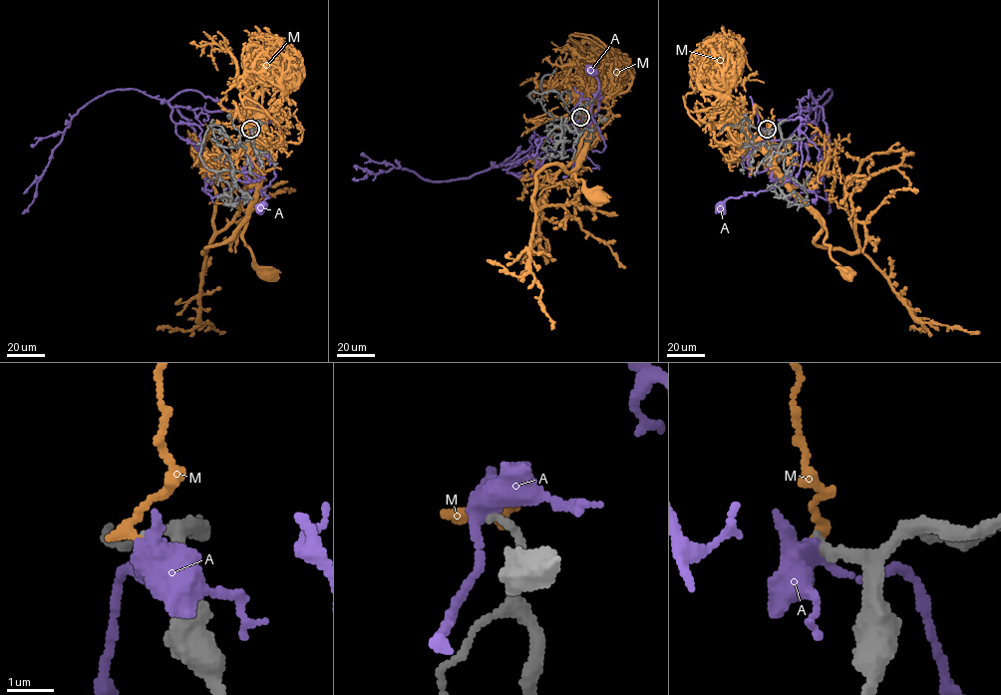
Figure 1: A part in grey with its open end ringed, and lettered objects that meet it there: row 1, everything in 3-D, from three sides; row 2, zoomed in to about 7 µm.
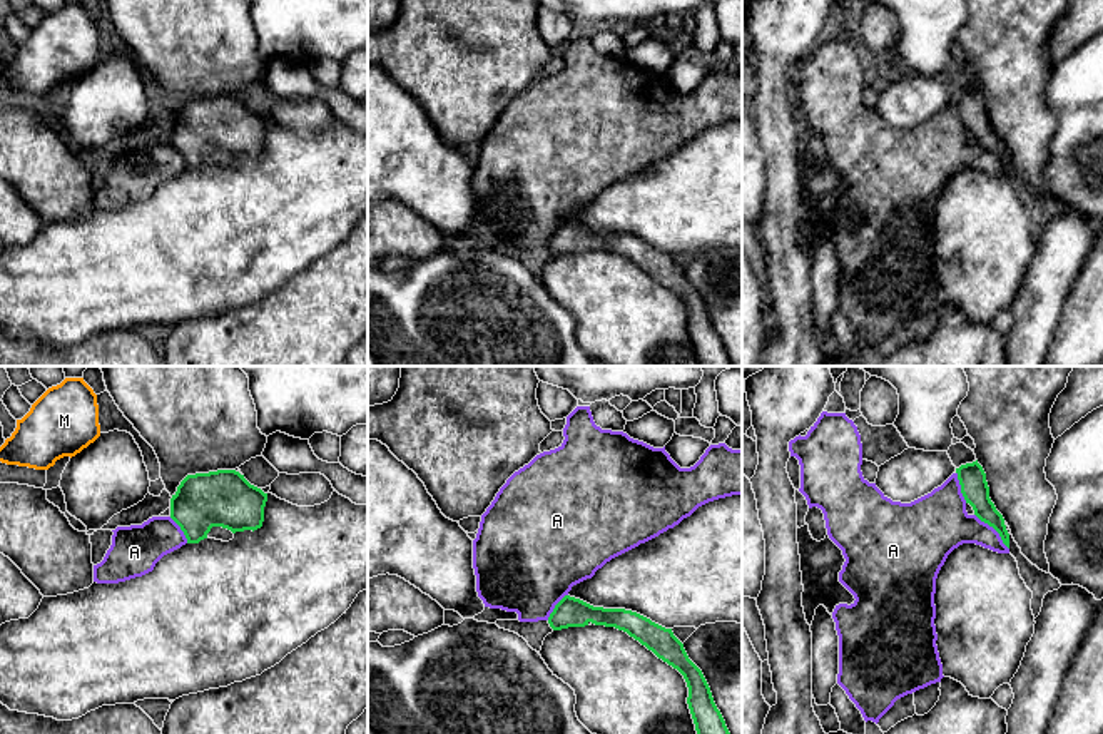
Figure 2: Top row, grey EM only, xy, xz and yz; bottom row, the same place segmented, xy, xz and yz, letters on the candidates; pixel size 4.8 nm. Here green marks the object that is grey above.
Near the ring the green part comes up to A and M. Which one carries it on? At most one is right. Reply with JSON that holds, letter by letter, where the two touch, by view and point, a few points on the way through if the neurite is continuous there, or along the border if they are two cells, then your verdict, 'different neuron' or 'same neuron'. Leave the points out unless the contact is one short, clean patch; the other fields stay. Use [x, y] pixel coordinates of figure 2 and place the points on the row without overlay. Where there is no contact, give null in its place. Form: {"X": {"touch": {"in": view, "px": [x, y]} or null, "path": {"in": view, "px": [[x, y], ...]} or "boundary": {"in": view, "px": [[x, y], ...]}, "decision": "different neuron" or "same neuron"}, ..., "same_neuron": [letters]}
{"A": {"touch": {"in": "yz", "px": [995, 154]}, "decision": "different neuron"}, "M": {"touch": null, "decision": "different neuron"}, "same_neuron": []}

